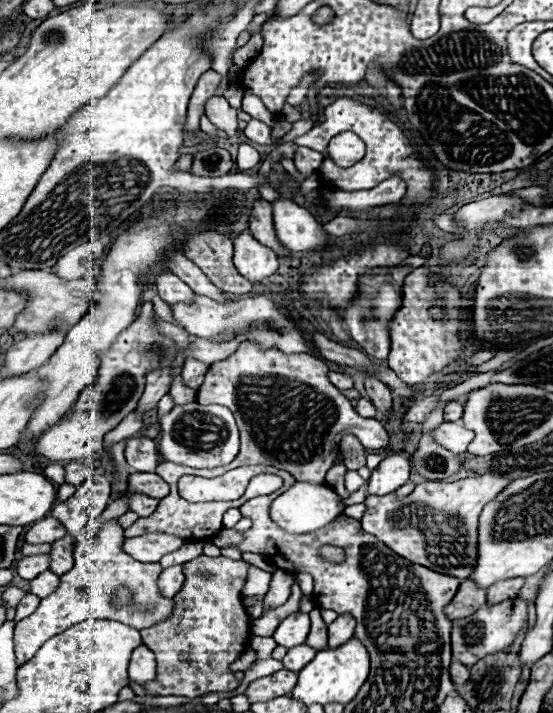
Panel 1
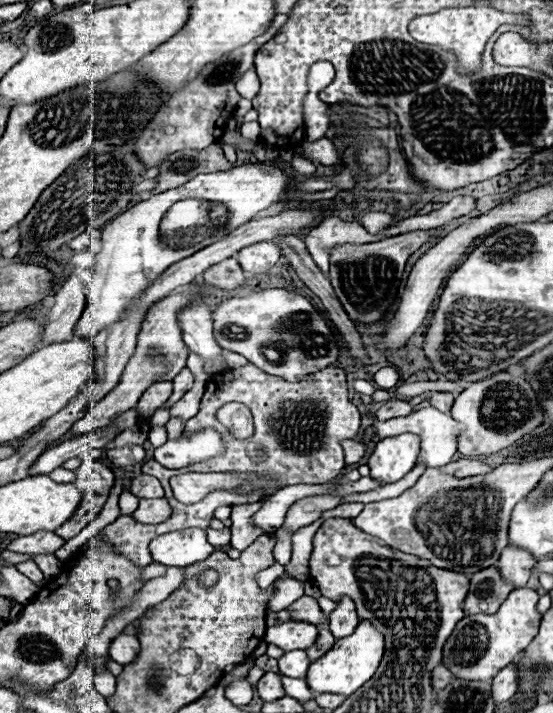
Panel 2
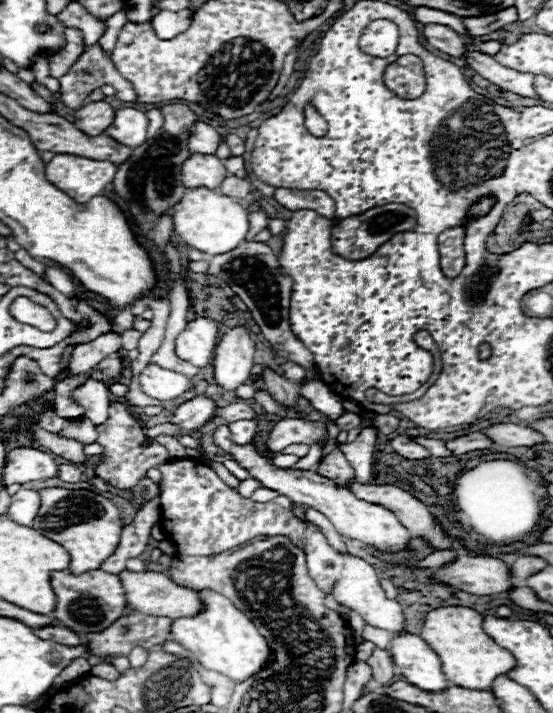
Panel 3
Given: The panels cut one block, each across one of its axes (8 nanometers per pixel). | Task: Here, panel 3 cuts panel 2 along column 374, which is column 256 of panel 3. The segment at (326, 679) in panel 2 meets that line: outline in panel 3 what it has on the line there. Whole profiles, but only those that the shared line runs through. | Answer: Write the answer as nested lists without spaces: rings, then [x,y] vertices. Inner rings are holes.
[[[198,590],[202,598],[202,610],[192,618],[172,620],[172,640],[190,650],[206,670],[222,672],[234,682],[256,674],[268,660],[270,648],[258,628],[240,612],[230,598],[214,590]]]

